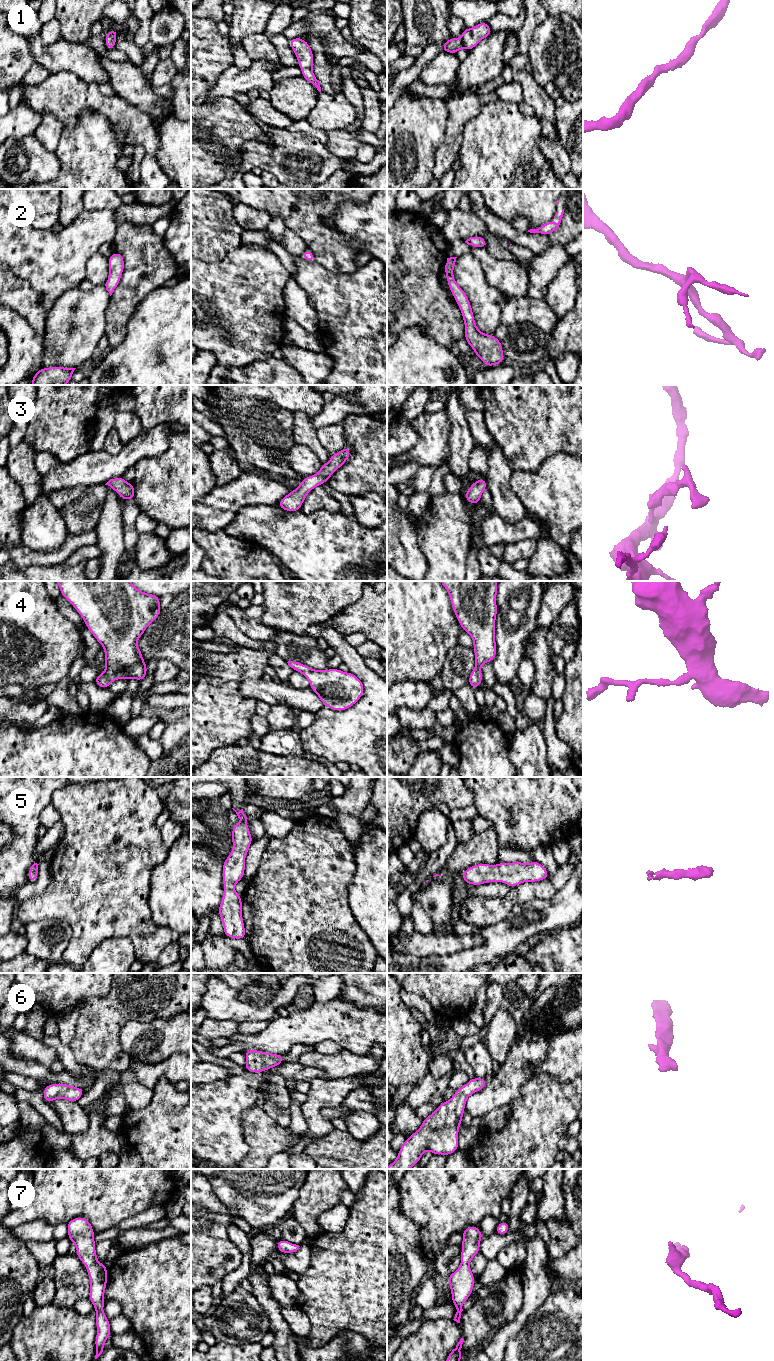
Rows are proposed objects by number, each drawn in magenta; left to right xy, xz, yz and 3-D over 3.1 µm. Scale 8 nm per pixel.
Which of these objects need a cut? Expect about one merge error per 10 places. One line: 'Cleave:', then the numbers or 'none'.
Cleave: none

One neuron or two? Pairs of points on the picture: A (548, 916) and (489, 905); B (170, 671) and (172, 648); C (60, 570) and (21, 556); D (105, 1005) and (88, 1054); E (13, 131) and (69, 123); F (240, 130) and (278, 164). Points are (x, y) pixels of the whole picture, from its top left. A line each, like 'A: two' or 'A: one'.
A: two
B: two
C: two
D: one
E: two
F: two

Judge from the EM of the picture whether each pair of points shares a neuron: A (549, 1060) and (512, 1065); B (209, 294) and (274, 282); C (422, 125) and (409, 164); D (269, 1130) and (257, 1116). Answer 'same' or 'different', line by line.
A: same
B: same
C: same
D: same

